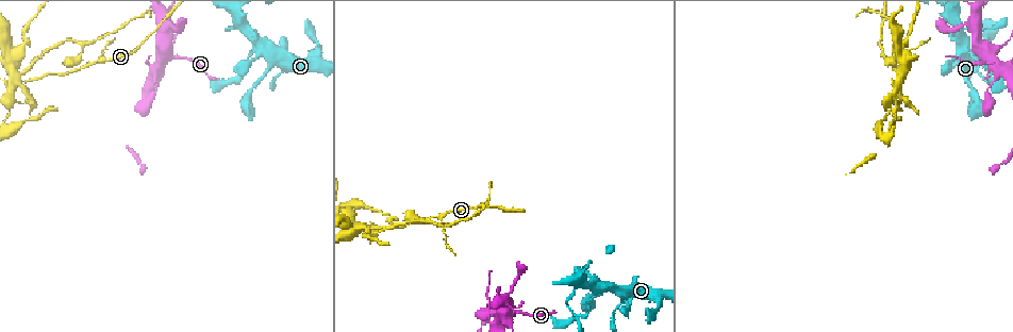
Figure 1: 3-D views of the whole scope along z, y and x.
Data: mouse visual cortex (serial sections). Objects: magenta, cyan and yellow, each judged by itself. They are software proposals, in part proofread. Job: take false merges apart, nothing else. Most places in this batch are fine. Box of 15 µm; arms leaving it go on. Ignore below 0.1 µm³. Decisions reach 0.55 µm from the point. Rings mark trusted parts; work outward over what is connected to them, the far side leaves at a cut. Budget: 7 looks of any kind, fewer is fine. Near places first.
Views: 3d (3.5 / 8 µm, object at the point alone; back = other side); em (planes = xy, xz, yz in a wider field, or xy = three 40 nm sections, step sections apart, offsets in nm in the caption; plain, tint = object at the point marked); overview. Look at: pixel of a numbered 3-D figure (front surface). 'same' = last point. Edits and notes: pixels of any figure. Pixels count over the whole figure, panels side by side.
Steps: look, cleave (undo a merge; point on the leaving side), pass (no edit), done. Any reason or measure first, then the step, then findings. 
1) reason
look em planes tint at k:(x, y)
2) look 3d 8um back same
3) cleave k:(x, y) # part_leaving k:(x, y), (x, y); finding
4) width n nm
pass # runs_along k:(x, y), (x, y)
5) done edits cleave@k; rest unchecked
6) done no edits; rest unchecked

calibre changes
look 3d 8um at 1:(590, 297)

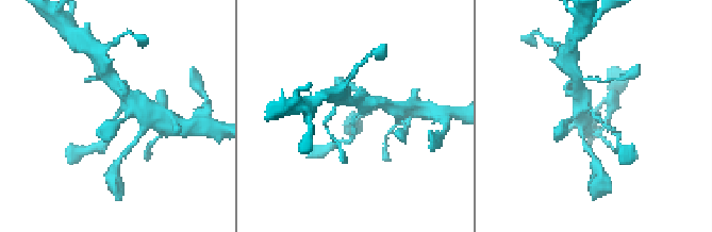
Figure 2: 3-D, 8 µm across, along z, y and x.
arm_widths 150, 400 nm; shape alone is not enough
look em planes tint at 2:(115, 117)

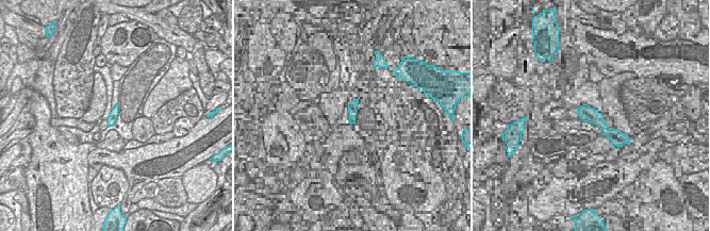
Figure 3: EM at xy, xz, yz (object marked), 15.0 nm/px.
pass # runs_along 2:(578, 106), (580, 101), (616, 135); all the same cell

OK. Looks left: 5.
abrupt turn
look 3d 3.5um back at 1:(167, 24)

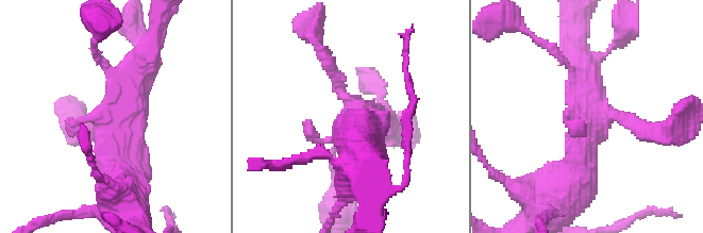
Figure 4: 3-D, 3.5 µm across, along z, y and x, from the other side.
look em planes tint at 4:(346, 100)

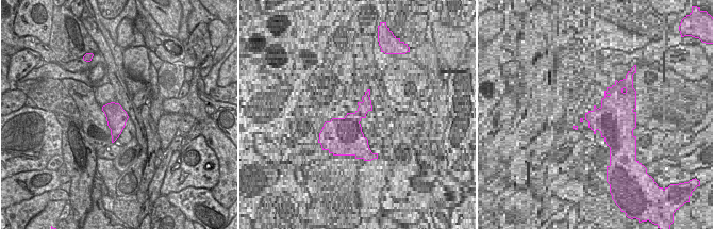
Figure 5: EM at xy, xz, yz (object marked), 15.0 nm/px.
another direction
look em xy step 3 tint same

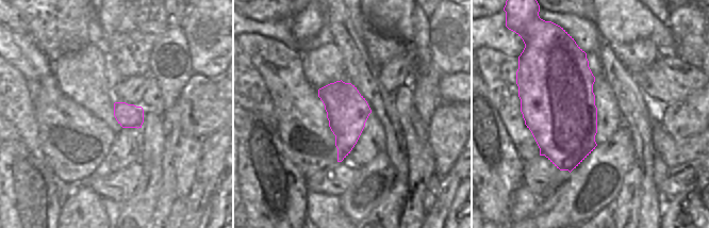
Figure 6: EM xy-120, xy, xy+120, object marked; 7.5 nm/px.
pass # all the same cell

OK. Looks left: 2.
four or more arms meet
look 3d 3.5um at 1:(19, 82)

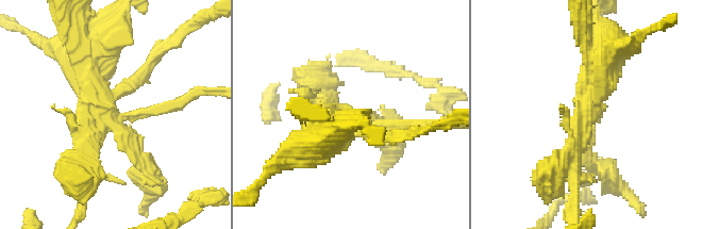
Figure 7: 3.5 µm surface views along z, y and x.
look em xy step 2 tint at 7:(110, 109)

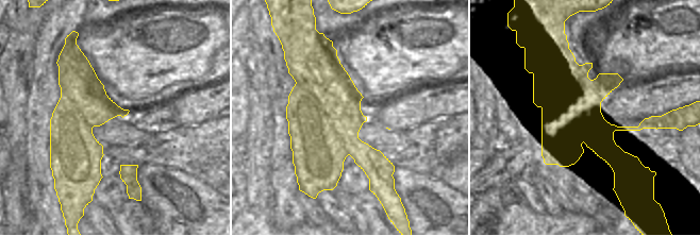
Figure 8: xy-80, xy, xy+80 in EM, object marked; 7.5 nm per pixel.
cleave 7:(584, 117) # part_leaving 7:(594, 117), (604, 48), (588, 42); two cells meet here

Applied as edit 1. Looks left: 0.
done edits cleave@7; rest unchecked

